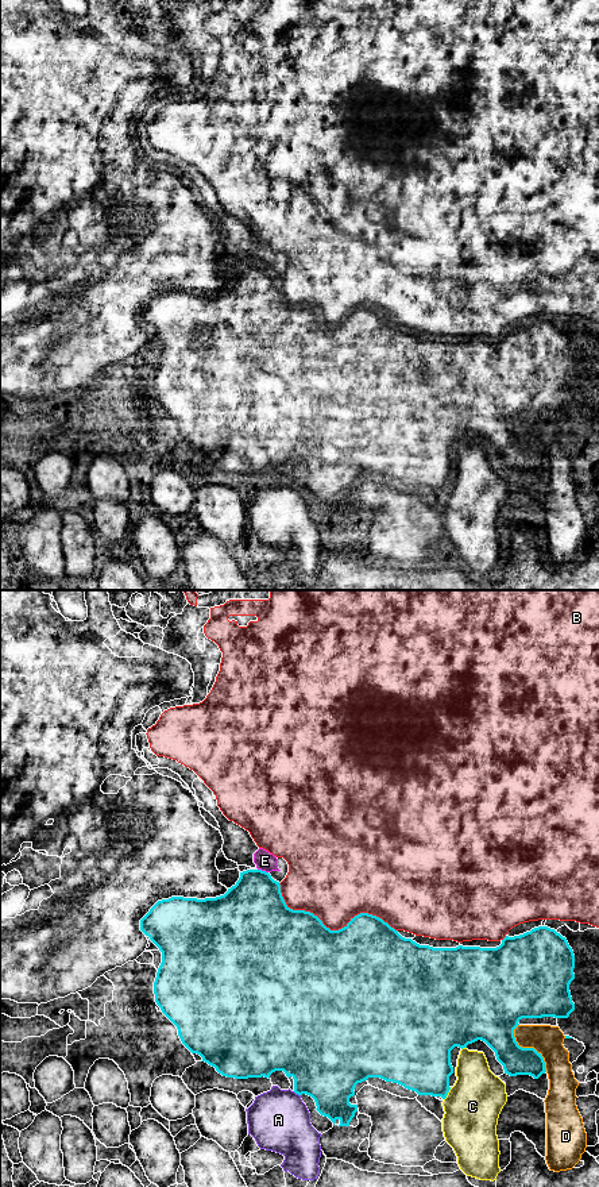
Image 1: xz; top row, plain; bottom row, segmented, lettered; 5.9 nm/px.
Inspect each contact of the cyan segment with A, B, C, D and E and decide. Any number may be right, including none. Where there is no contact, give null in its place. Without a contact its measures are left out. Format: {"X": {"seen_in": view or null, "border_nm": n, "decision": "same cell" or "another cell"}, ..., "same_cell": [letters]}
{"A": {"seen_in": "xz", "border_nm": 50, "decision": "another cell"}, "B": {"seen_in": "xz", "border_nm": 750, "decision": "another cell"}, "C": {"seen_in": "xz", "border_nm": 90, "decision": "another cell"}, "D": {"seen_in": "xz", "border_nm": 340, "decision": "another cell"}, "E": {"seen_in": "xz", "border_nm": 70, "decision": "another cell"}, "same_cell": []}

